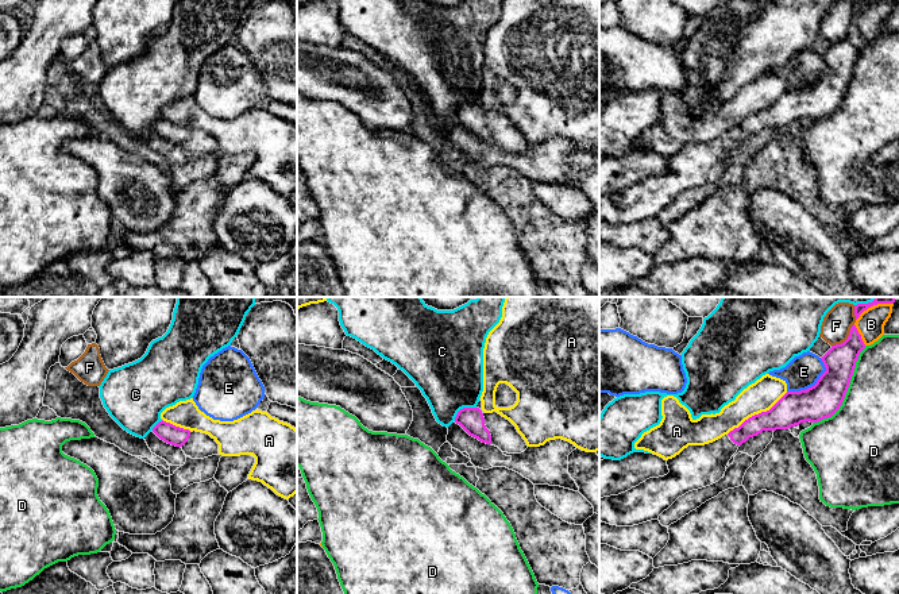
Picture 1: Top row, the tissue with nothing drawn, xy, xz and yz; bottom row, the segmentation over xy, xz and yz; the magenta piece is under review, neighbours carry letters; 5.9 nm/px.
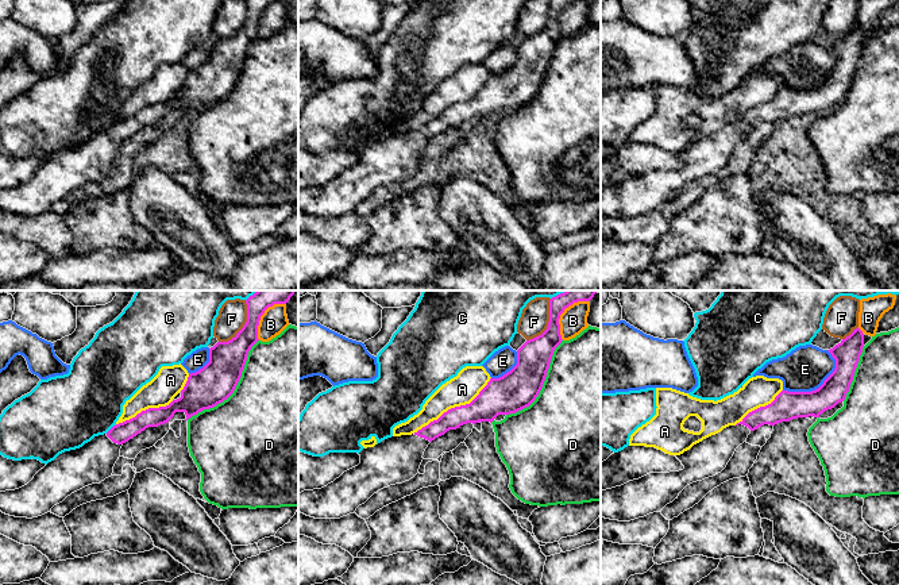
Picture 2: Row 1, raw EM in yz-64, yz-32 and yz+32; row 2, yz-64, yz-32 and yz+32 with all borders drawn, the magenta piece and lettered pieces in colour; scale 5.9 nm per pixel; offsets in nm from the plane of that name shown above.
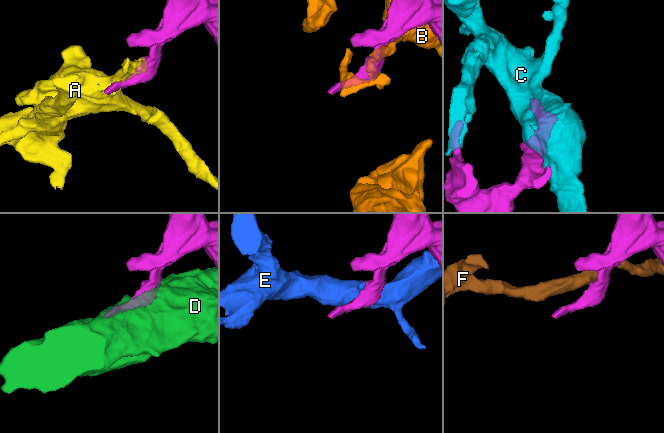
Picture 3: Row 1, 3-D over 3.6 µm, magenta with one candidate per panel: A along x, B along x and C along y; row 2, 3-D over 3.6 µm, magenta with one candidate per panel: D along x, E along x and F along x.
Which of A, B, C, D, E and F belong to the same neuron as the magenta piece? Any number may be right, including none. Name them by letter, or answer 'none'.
none

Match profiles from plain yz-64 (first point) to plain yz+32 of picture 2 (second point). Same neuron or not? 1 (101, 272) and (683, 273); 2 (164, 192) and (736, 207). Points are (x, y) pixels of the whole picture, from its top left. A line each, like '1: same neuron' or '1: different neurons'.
1: same neuron
2: different neurons

